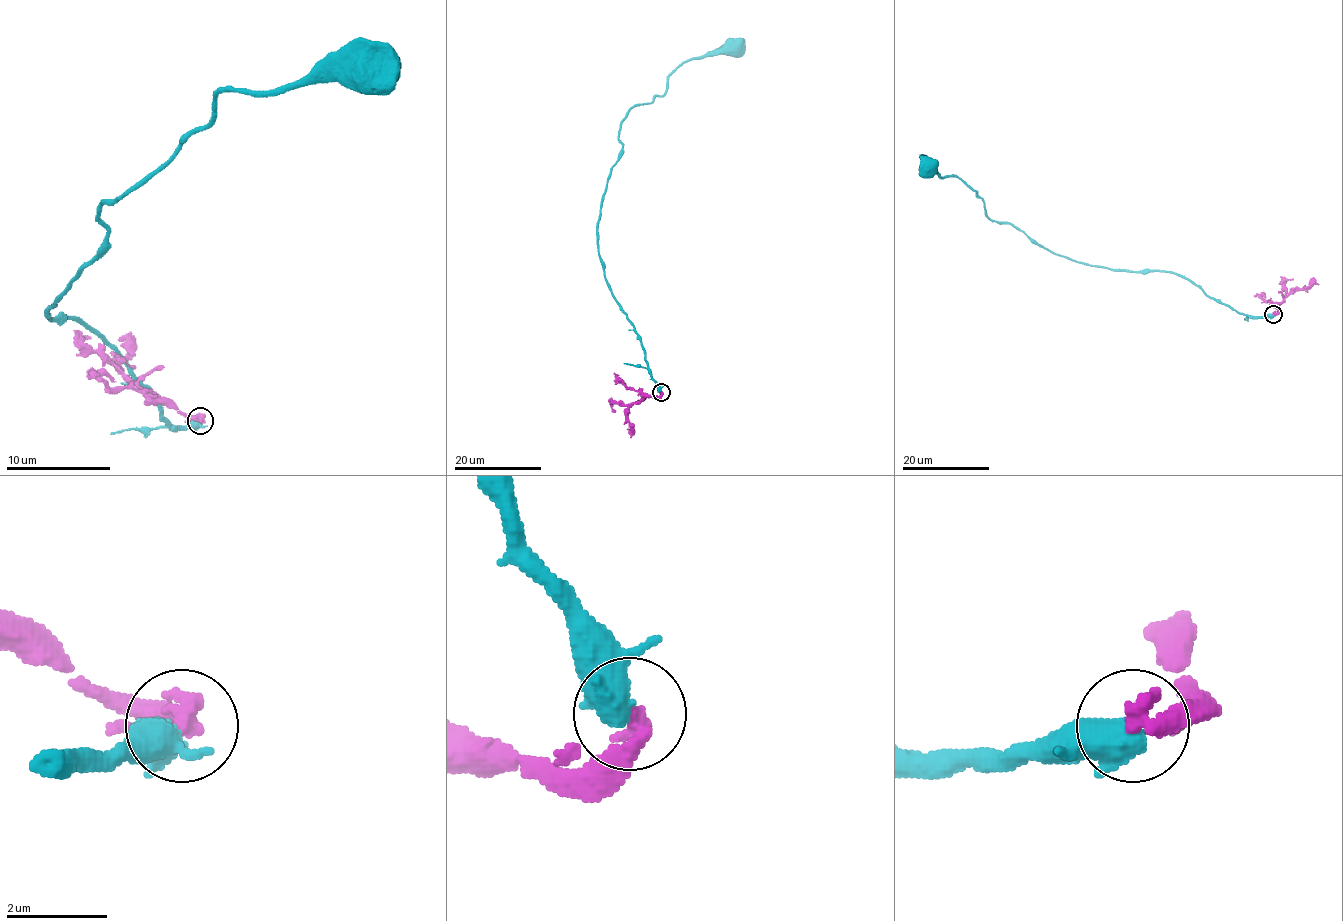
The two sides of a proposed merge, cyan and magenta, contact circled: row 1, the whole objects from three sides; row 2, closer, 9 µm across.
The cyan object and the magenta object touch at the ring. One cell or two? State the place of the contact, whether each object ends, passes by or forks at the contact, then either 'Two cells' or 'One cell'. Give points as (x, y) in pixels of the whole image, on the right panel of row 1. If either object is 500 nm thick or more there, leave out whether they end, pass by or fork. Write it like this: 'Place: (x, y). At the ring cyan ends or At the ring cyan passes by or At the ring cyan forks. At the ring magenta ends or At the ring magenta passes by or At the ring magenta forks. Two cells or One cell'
Place: (1273, 314). At the ring cyan passes by. At the ring magenta ends. Two cells

